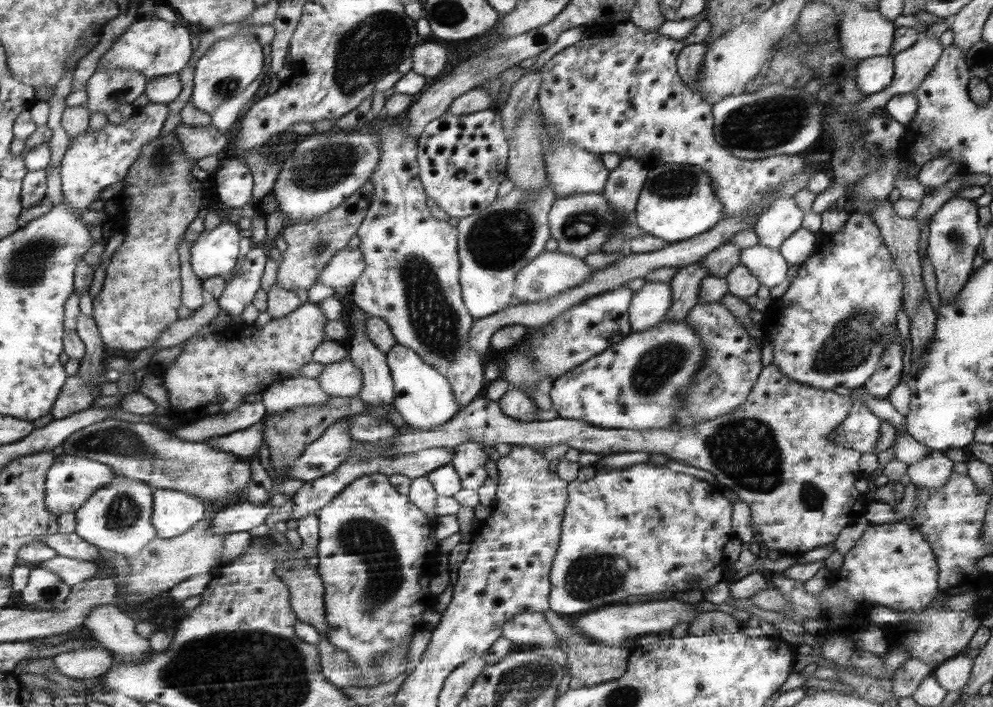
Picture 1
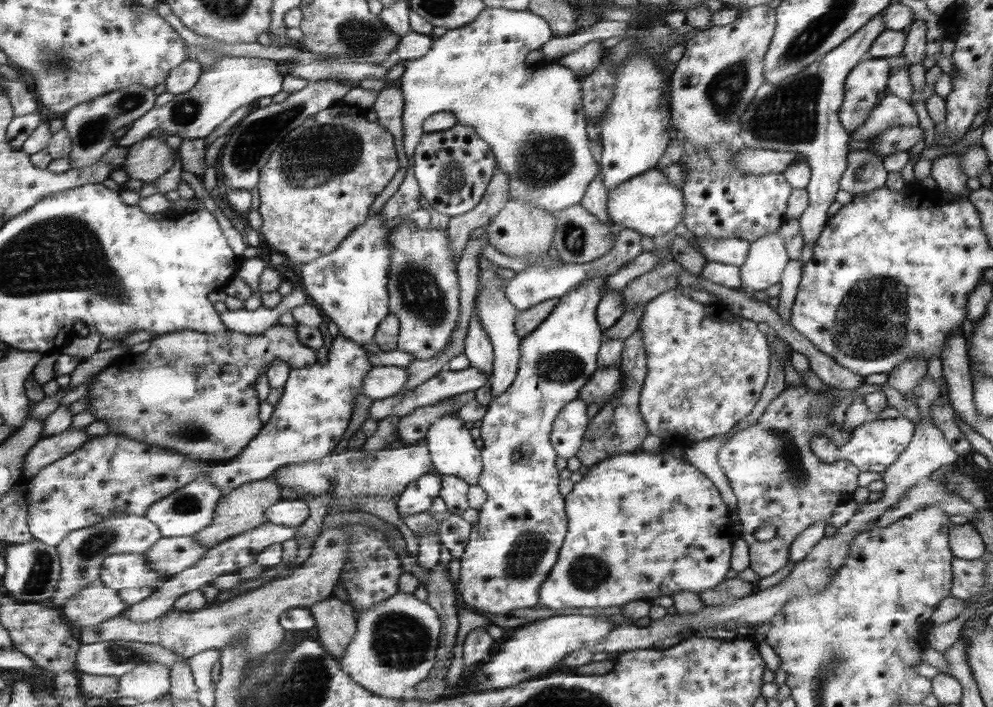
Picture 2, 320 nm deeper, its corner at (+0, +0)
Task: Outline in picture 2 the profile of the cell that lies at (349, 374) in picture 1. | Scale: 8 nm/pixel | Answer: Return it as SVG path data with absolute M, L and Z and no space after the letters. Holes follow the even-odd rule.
M398 366L372 368L362 381L362 393L372 401L389 398L404 387L408 381L407 371Z

